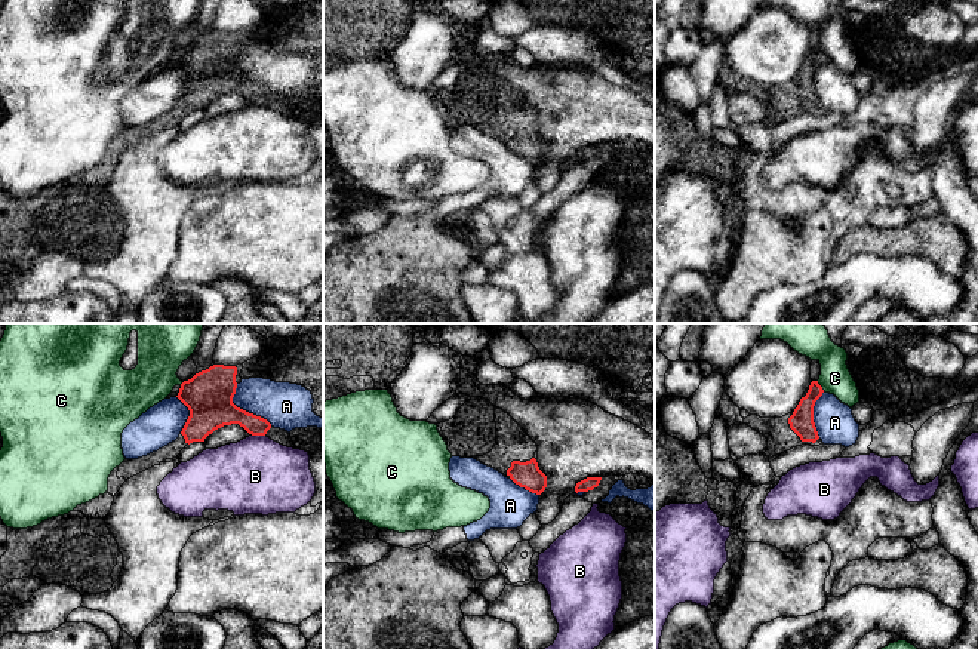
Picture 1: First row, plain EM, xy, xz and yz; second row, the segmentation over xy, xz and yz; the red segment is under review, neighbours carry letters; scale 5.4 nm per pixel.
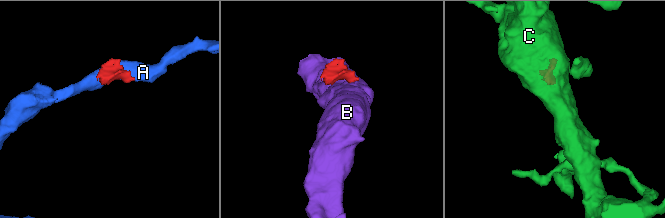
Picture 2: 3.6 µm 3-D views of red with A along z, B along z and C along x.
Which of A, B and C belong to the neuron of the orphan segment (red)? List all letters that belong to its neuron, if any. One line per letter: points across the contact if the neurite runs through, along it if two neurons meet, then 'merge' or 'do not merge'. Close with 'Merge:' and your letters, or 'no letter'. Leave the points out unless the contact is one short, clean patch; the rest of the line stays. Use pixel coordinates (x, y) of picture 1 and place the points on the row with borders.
A: do not merge
B: along xy (252, 434), (264, 436) | do not merge
C: along yz (817, 381), (824, 390) | do not merge
Merge: no letter

